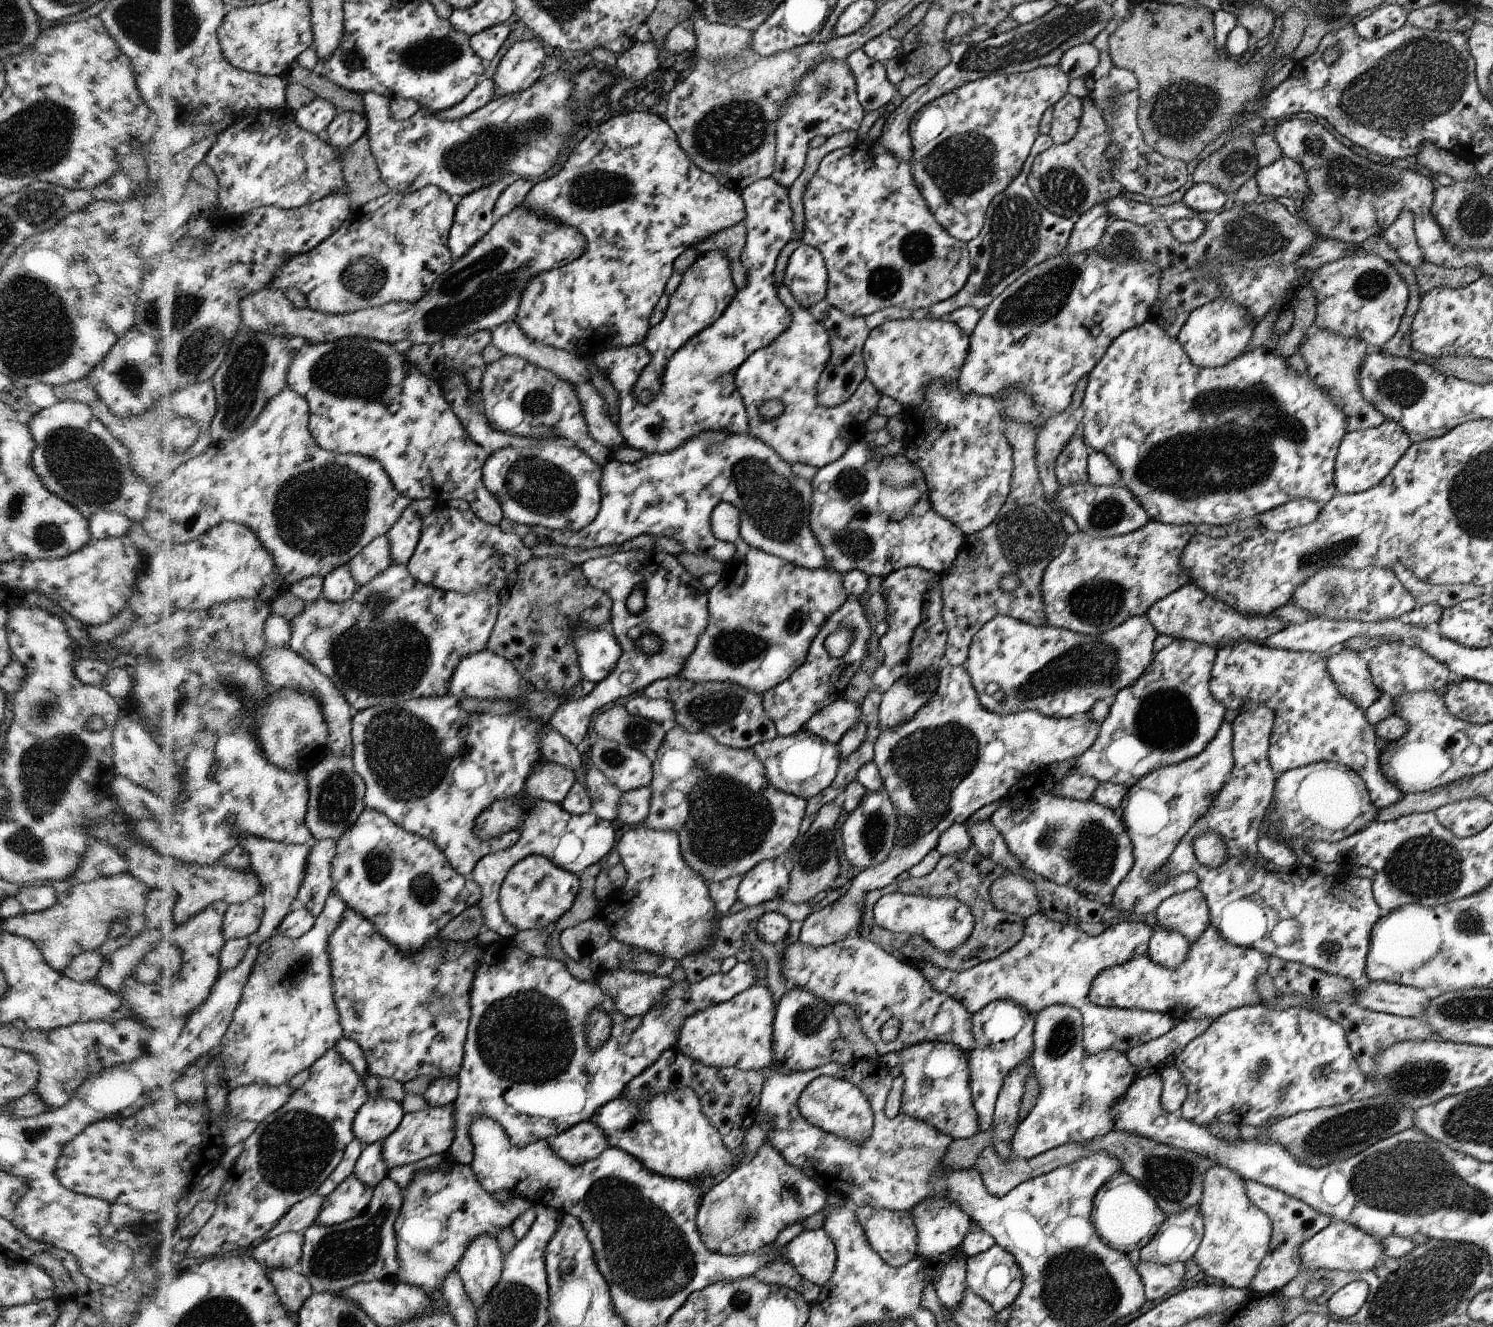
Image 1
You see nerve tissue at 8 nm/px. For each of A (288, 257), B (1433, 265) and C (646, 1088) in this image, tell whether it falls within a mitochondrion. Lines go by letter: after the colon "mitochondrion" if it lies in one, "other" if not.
A: other
B: other
C: other

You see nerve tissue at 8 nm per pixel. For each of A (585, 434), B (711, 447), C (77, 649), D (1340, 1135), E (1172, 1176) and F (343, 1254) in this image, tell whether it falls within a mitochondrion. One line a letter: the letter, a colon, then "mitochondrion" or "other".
A: other
B: mitochondrion
C: other
D: mitochondrion
E: mitochondrion
F: mitochondrion

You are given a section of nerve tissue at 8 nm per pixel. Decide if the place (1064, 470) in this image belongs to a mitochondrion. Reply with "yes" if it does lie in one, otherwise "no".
no

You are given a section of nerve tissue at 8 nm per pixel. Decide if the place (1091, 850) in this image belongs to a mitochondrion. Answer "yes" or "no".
yes

